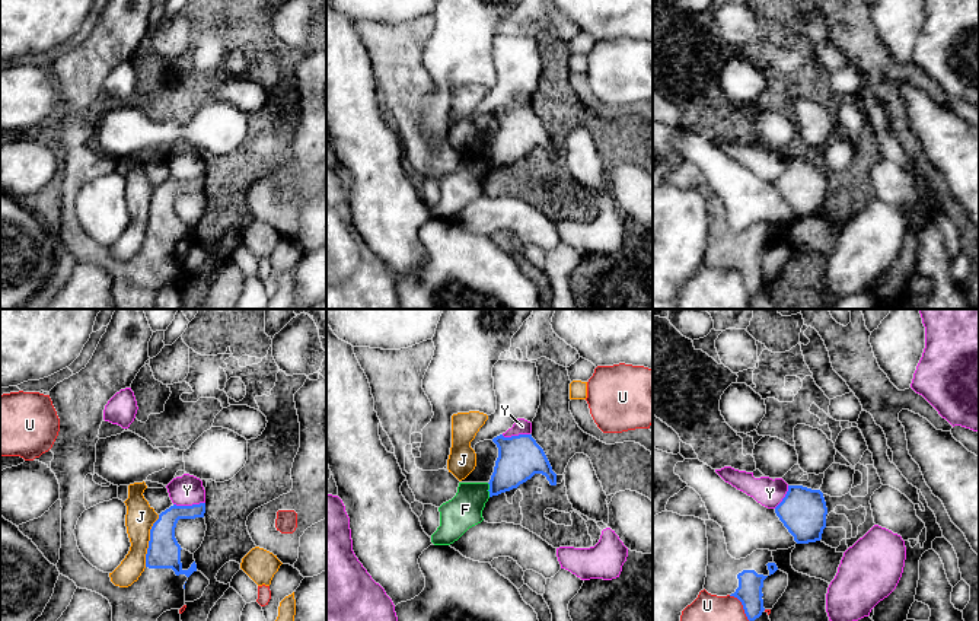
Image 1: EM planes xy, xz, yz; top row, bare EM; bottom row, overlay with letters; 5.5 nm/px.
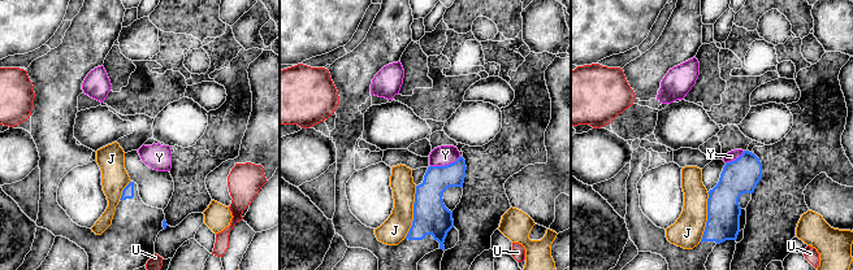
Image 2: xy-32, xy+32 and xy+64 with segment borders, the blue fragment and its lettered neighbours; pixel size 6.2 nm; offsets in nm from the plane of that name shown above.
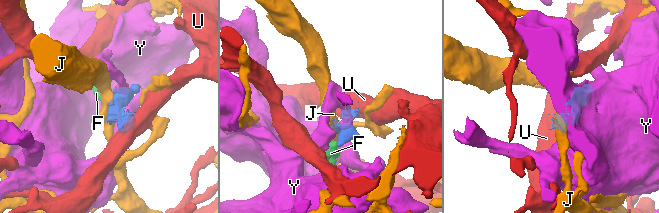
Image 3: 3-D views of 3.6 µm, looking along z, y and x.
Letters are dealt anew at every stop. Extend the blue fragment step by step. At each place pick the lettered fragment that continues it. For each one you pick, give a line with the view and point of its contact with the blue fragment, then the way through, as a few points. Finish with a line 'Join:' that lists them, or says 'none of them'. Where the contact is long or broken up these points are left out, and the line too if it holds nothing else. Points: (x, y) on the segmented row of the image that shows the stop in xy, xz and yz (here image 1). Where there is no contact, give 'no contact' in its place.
Join: none of them

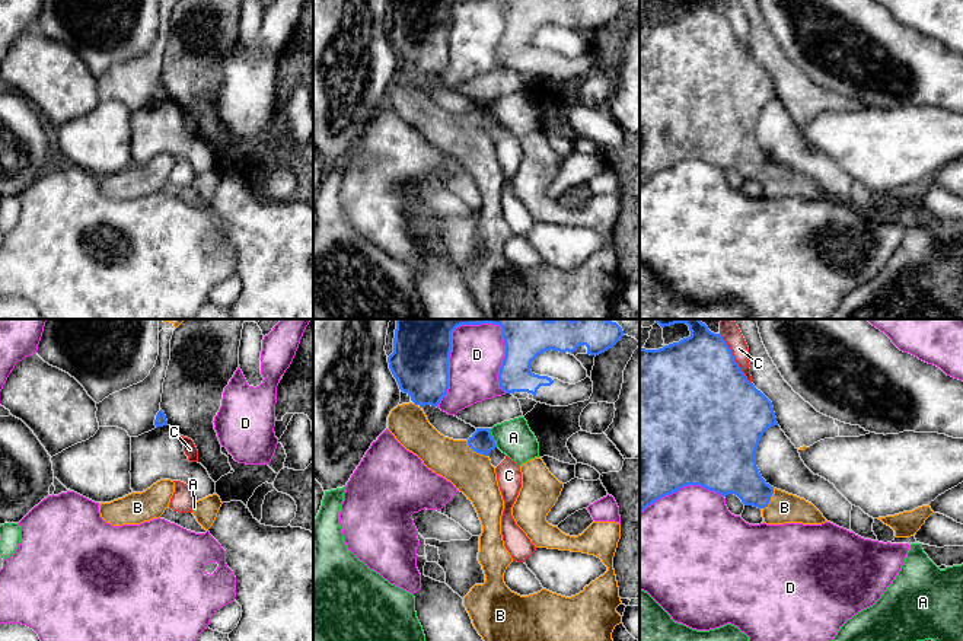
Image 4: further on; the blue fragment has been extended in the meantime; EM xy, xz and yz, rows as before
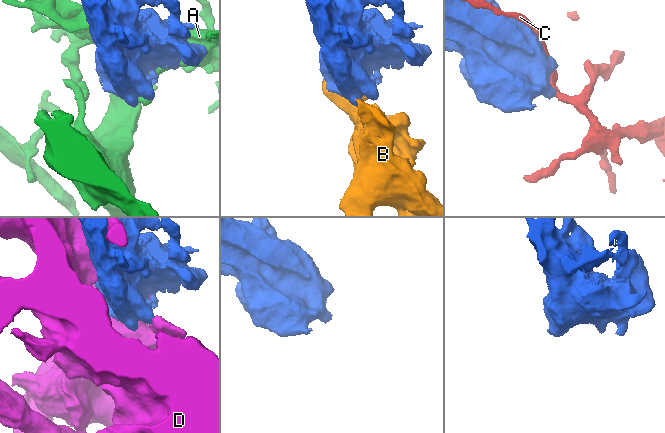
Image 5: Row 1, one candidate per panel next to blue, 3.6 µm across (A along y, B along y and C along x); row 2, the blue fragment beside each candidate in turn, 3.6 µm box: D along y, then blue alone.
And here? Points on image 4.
B: meets blue in xz at (475, 450)
Join: B

